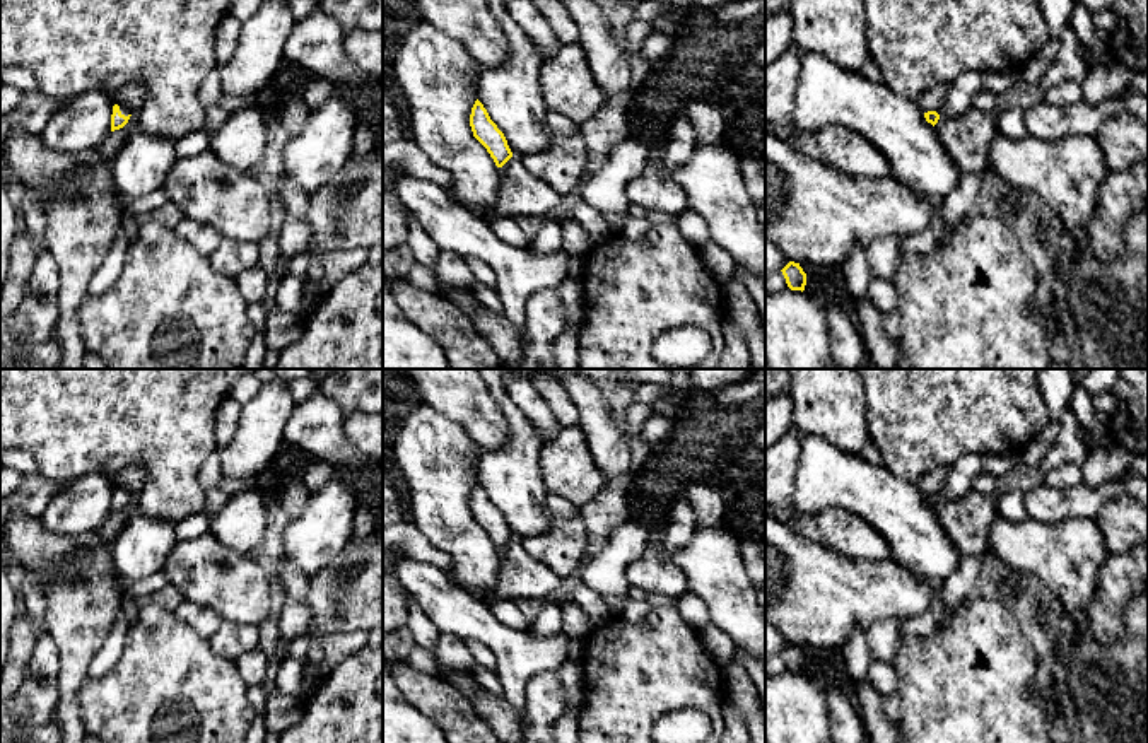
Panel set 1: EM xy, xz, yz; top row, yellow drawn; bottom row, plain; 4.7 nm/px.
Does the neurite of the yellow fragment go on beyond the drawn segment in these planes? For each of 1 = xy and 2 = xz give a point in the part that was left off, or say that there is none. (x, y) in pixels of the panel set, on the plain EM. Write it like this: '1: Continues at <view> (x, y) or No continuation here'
1: No continuation here
2: No continuation here

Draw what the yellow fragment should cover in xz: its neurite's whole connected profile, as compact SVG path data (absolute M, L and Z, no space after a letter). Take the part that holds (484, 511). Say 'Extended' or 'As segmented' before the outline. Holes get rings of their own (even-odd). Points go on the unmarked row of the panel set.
As segmented. M478 482L472 490L470 509L473 519L487 531L497 550L502 550L512 540L504 516L490 502L487 492Z

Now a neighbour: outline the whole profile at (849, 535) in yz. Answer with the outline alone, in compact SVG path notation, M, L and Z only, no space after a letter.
M823 509L810 516L825 547L856 560L882 562L893 559L885 538L863 518L844 509Z

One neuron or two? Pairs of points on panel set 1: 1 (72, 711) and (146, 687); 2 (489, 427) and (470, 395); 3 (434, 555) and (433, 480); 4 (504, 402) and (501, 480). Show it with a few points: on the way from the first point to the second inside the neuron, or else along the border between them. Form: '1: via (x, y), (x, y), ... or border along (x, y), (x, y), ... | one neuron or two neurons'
1: border along (89, 675), (79, 692), (82, 725) | two neurons
2: via (482, 419), (470, 403) | one neuron
3: border along (409, 518), (450, 557), (451, 566), (446, 571) | two neurons
4: via (516, 421), (516, 462) | one neuron

